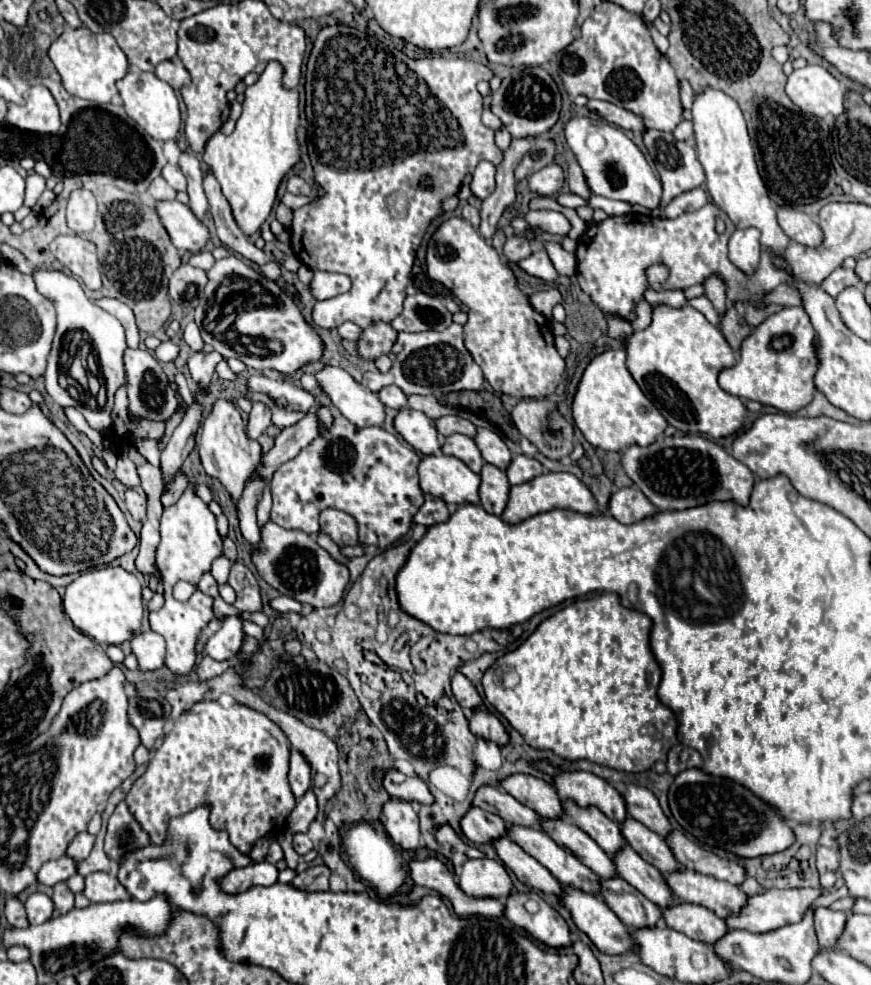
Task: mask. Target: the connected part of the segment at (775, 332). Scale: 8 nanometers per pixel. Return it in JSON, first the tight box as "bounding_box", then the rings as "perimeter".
{"bounding_box":[719,306,817,412],"perimeter":[[[803,306],[783,308],[781,312],[769,316],[761,326],[755,328],[755,332],[749,338],[743,340],[737,364],[721,372],[719,384],[725,392],[739,396],[743,400],[757,400],[761,404],[775,406],[783,412],[797,412],[799,408],[807,406],[815,394],[815,384],[813,384],[813,376],[817,372],[817,344],[815,342],[817,342],[817,332],[805,308]]]}

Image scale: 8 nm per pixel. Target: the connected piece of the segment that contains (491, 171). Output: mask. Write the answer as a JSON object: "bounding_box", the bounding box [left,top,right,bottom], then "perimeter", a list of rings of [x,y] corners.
{"bounding_box":[471,160,497,200],"perimeter":[[[487,160],[477,164],[477,168],[473,172],[473,182],[471,182],[471,192],[477,198],[485,200],[485,196],[489,196],[493,192],[493,188],[495,188],[495,172],[497,172],[497,168]]]}

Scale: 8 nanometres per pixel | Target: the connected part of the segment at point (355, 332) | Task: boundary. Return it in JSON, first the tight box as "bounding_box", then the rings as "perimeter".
{"bounding_box":[337,324,363,340],"perimeter":[[[341,324],[337,330],[339,330],[339,336],[345,340],[359,340],[363,332],[363,328],[359,328],[357,324]]]}

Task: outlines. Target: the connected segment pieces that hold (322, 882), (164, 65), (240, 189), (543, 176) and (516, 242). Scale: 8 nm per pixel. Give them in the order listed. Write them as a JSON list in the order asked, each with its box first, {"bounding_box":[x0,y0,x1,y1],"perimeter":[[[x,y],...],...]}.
[{"bounding_box":[289,864,331,892],"perimeter":[[[321,864],[321,866],[307,868],[305,872],[299,872],[289,884],[305,892],[323,892],[329,890],[329,874],[331,870],[325,864]]]},{"bounding_box":[155,60,189,90],"perimeter":[[[165,60],[161,64],[155,66],[155,76],[163,82],[167,82],[171,88],[179,90],[181,86],[189,84],[189,72],[185,70],[183,64],[173,62],[173,60]]]},{"bounding_box":[203,62,299,234],"perimeter":[[[271,62],[259,76],[257,84],[245,90],[245,102],[237,128],[231,136],[213,136],[205,146],[203,160],[221,184],[233,218],[243,234],[255,234],[270,215],[277,186],[281,178],[293,168],[299,158],[297,126],[299,126],[299,94],[297,90],[285,90],[281,84],[283,68],[279,62]]]},{"bounding_box":[529,164,565,196],"perimeter":[[[549,164],[529,176],[529,188],[539,196],[559,194],[563,184],[565,184],[565,172],[559,164]]]},{"bounding_box":[503,234,533,262],"perimeter":[[[515,234],[515,236],[507,238],[503,252],[505,252],[505,256],[507,256],[509,262],[521,262],[523,258],[527,258],[533,252],[533,248],[531,248],[529,240],[525,240],[523,236]]]}]

